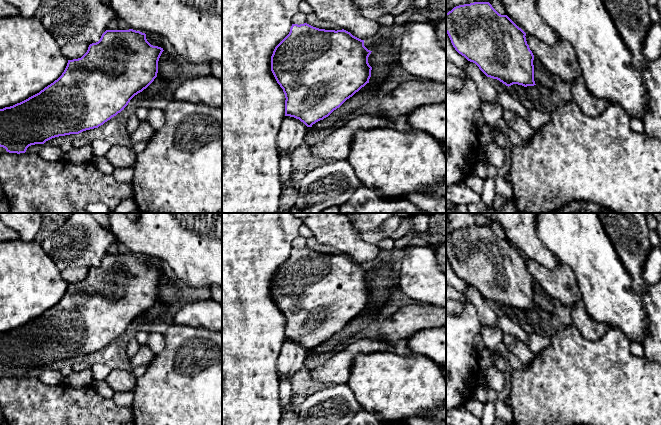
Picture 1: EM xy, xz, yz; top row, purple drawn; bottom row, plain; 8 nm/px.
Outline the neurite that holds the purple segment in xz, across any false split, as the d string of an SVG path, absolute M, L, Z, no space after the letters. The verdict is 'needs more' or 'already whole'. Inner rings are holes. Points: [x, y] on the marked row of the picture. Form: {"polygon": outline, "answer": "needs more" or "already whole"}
{"polygon": "M307 23L292 24L289 34L275 47L271 56L271 71L285 94L285 116L294 117L307 127L328 117L347 99L369 83L372 67L368 57L372 51L364 46L364 40L342 30L325 30Z", "answer": "already whole"}

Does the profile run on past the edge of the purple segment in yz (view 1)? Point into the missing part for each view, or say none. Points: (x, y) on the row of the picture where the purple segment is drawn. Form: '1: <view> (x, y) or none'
1: none

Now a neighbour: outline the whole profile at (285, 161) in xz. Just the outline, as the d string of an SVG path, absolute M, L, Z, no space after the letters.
M287 154L280 155L280 177L282 188L285 187L285 182L292 176L292 160Z

